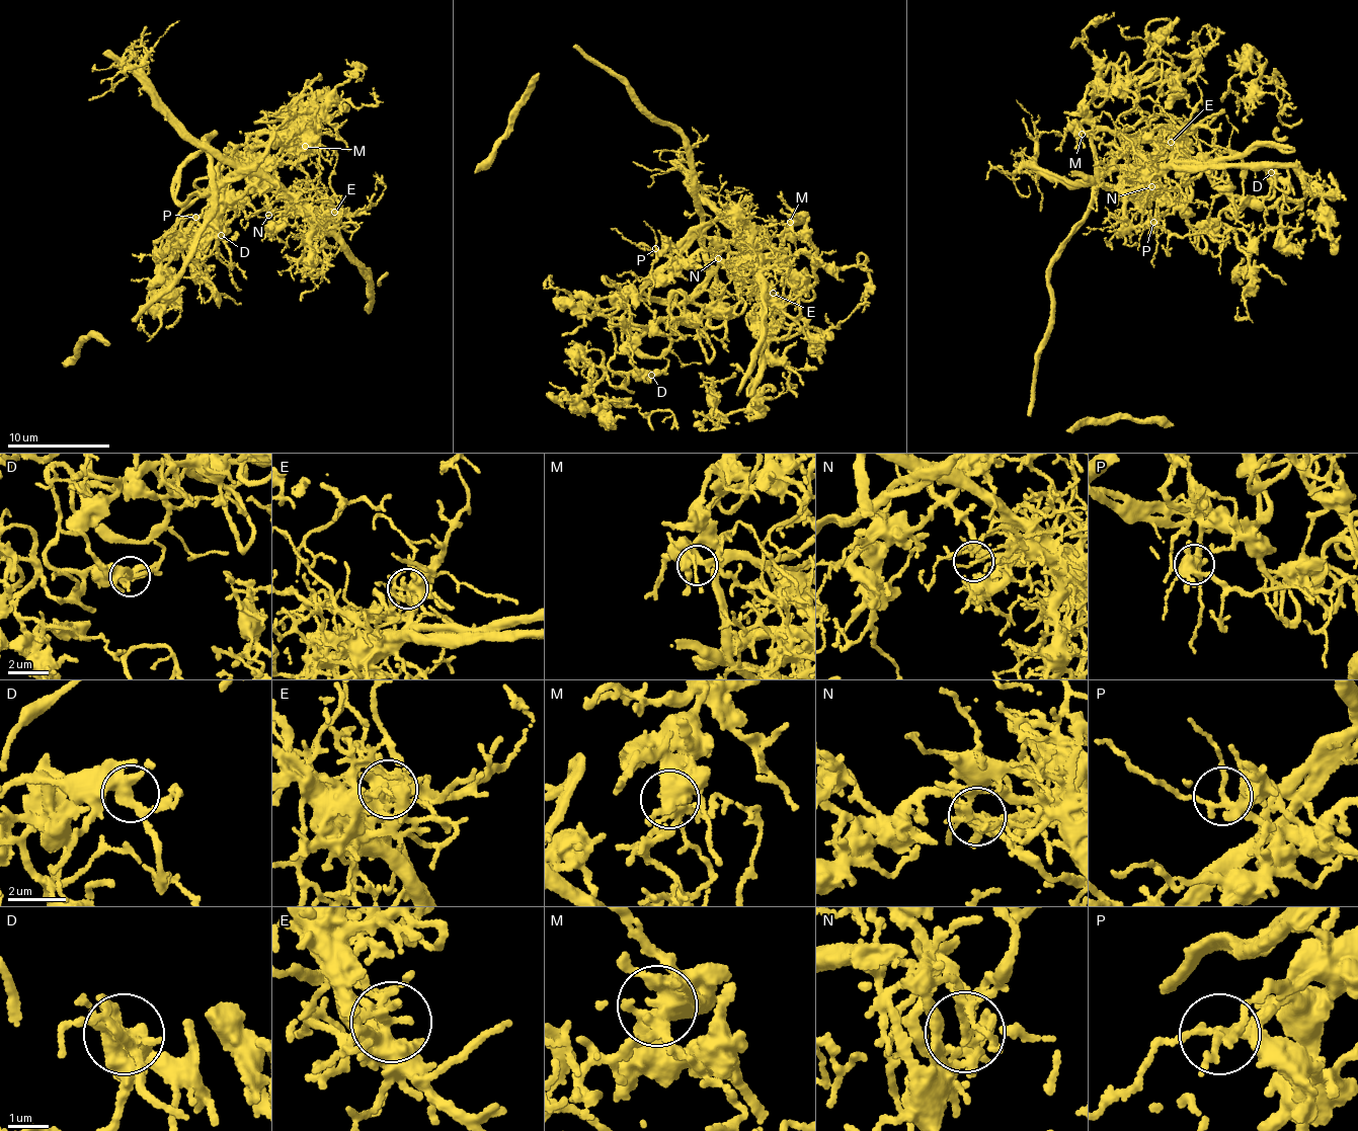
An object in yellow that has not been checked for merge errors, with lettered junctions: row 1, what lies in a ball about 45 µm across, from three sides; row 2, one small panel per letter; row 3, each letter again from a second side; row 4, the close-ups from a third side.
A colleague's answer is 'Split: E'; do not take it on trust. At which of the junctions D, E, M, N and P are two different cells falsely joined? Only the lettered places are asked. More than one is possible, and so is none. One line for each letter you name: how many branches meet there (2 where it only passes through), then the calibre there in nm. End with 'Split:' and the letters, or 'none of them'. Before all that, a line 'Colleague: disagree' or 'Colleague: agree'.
Colleague: disagree
E: 10 | 360 nm
N: 4 | 130 nm
Split: E, N

